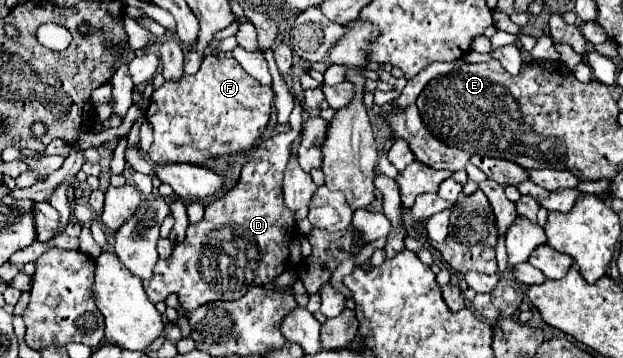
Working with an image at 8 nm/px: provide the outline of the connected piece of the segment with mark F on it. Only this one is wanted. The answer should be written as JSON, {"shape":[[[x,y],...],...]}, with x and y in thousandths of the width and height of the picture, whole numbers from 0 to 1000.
{"shape":[[[331,154],[318,204],[292,209],[289,226],[266,226],[260,243],[254,243],[244,260],[241,293],[234,304],[234,332],[247,360],[247,399],[238,422],[238,439],[250,461],[263,461],[263,455],[327,461],[340,439],[360,439],[360,433],[401,422],[408,399],[421,383],[433,338],[437,282],[440,282],[437,243],[421,237],[404,209],[398,209],[376,159],[353,165],[347,154]]]}

